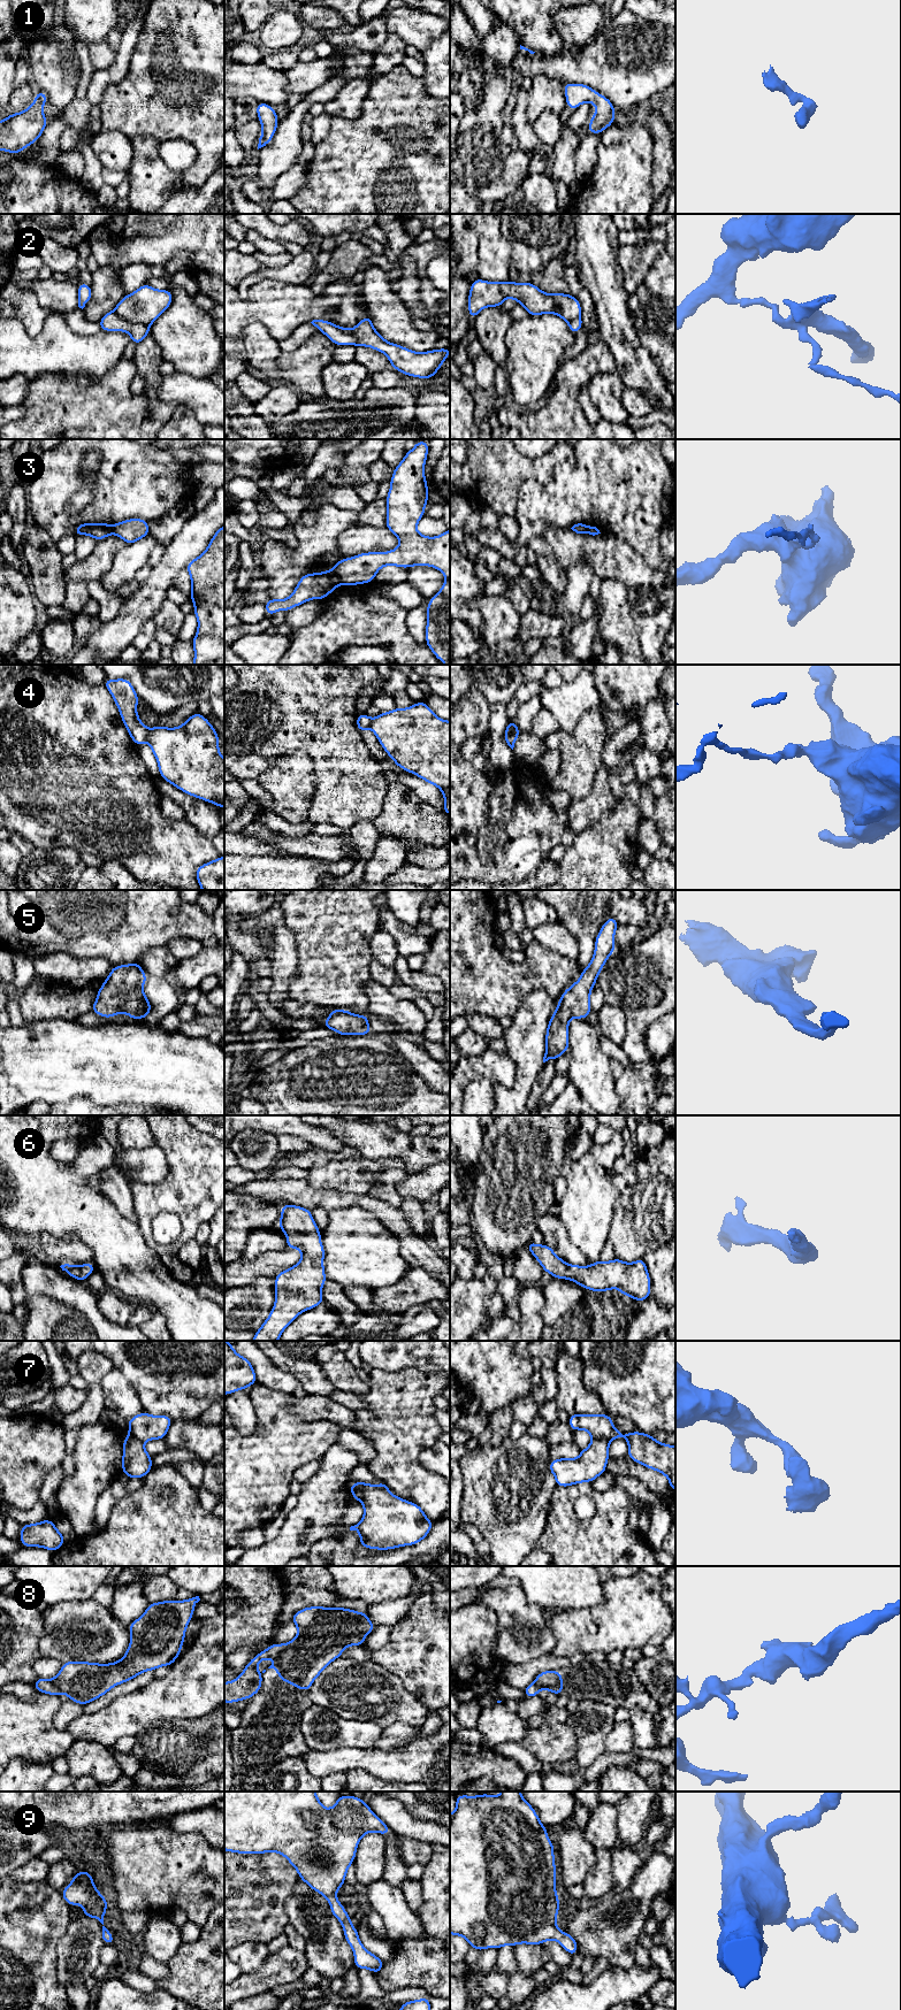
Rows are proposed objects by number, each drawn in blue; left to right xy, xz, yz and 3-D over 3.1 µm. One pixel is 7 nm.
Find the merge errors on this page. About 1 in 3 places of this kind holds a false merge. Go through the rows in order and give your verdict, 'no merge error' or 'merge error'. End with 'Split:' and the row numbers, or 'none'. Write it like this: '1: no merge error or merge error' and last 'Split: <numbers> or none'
1: no merge error
2: merge error
3: merge error
4: merge error
5: no merge error
6: no merge error
7: merge error
8: merge error
9: no merge error
Split: 2, 3, 4, 7, 8

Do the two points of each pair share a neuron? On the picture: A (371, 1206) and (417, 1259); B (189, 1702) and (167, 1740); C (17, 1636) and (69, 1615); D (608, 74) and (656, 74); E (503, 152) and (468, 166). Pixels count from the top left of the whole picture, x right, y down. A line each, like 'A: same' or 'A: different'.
A: same
B: different
C: different
D: same
E: same

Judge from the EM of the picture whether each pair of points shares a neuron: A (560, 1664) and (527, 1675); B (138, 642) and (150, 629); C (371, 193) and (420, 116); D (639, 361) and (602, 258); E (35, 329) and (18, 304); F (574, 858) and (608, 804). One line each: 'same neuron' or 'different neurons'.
A: same neuron
B: same neuron
C: same neuron
D: same neuron
E: same neuron
F: different neurons

